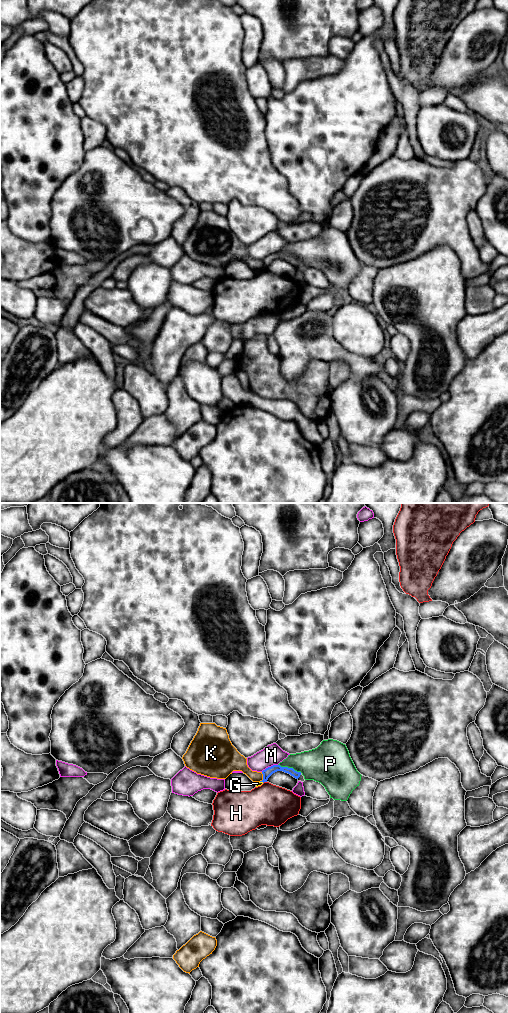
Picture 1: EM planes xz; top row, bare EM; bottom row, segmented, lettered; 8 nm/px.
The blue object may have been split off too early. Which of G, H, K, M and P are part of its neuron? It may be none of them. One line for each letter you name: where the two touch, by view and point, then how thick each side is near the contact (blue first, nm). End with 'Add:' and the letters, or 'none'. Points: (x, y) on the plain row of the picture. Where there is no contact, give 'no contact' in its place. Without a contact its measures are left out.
Add: none

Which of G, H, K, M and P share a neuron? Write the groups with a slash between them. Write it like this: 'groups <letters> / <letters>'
groups G / H / K / M / P

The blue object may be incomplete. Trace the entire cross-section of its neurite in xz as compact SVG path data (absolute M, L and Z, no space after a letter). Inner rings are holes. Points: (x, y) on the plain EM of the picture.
M273 253L271 255L266 256L265 258L262 259L263 262L263 268L260 270L267 270L268 266L275 260L277 259L283 259L285 261L290 262L294 266L298 267L301 263L301 260L295 259L293 256L288 256L288 255L281 255L280 253Z

